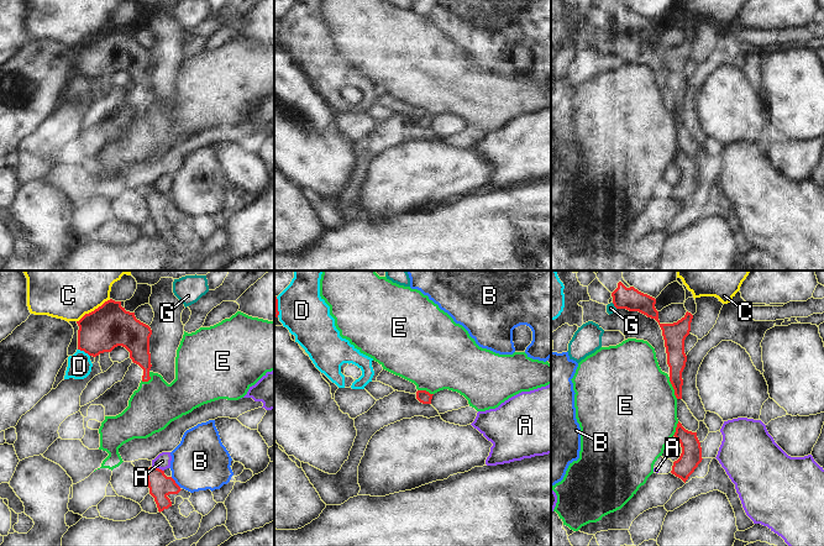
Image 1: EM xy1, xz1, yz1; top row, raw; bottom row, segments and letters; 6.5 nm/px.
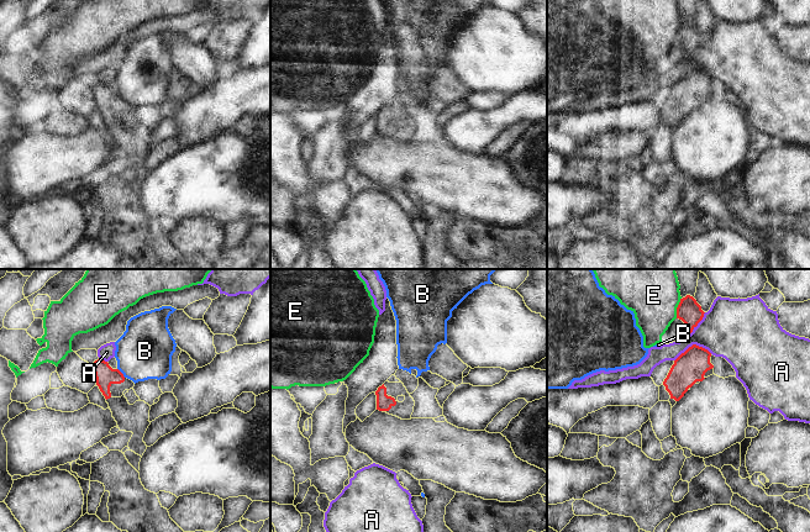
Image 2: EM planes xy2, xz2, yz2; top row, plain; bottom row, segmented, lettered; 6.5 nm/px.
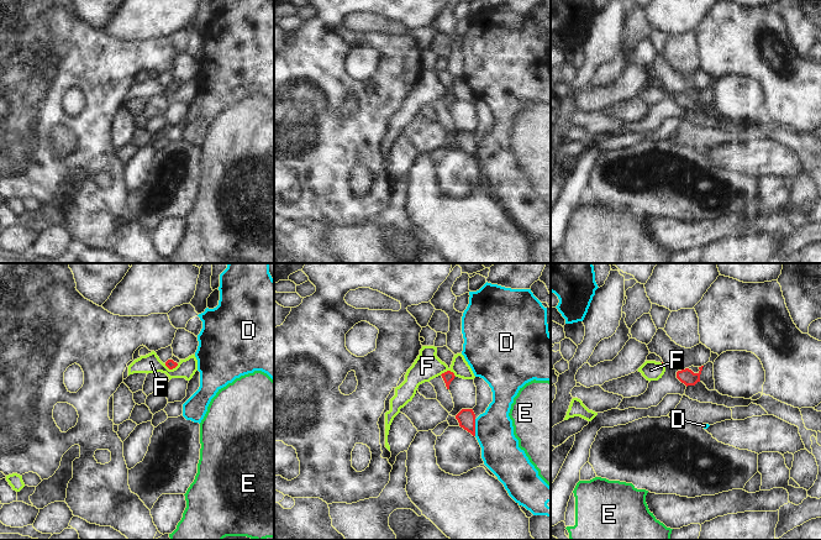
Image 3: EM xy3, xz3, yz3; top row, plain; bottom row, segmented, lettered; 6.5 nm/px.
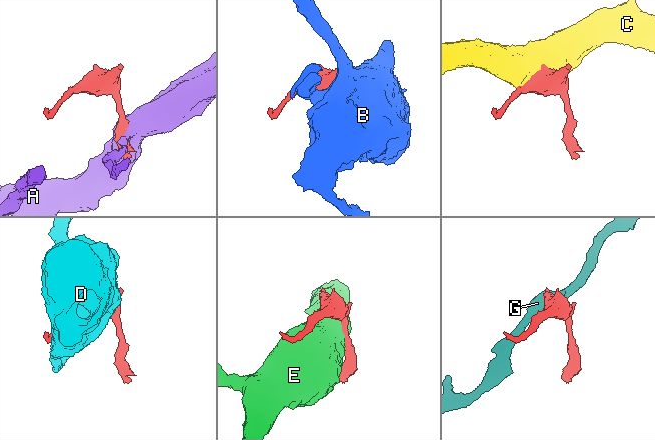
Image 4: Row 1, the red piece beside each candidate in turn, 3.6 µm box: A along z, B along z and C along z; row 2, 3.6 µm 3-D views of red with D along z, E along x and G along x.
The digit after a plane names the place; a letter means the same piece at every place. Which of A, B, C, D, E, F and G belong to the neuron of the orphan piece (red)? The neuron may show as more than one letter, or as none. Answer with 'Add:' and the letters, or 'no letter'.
Add: no letter

